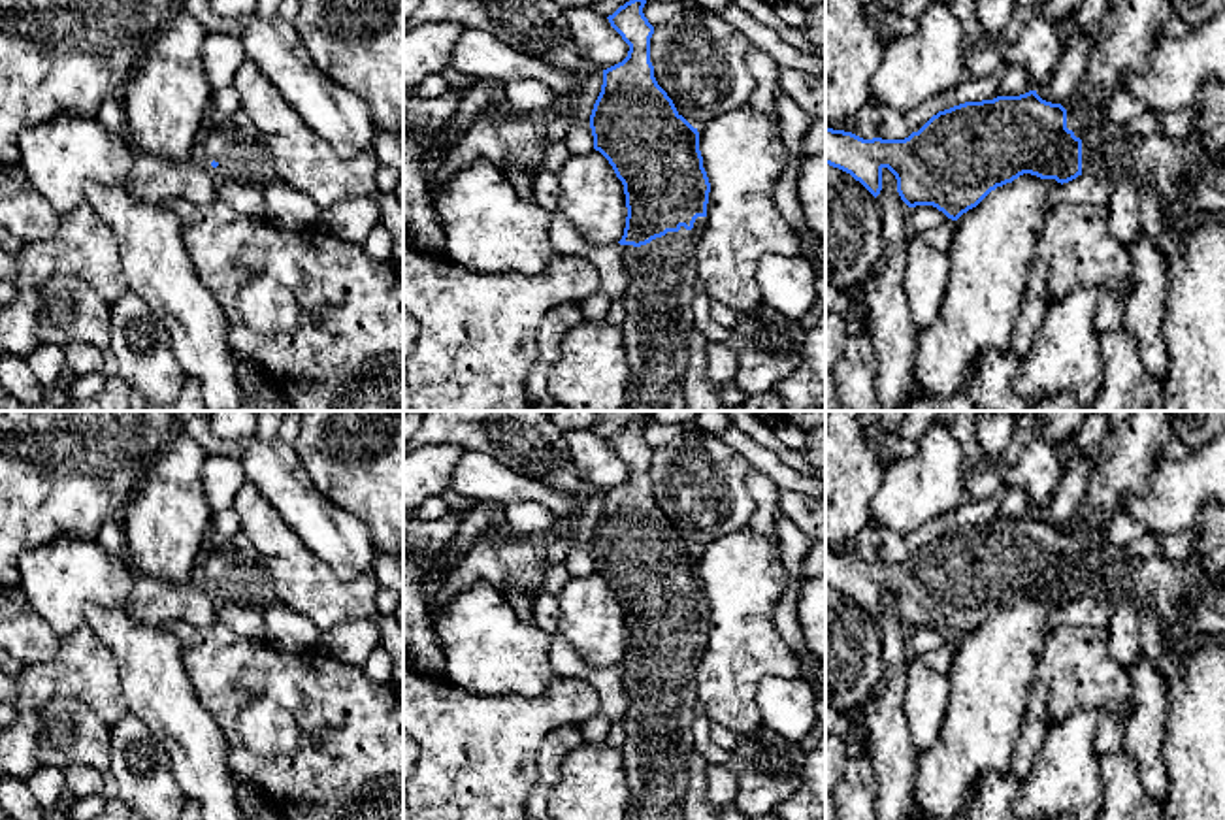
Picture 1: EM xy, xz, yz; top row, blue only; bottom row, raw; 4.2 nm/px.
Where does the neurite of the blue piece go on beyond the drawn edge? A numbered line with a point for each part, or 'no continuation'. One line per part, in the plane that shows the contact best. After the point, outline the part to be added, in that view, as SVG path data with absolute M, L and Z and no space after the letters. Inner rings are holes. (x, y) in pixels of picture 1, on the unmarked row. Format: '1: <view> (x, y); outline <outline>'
1: xz (662, 696); outline M697 639L692 652L680 648L646 667L622 667L629 699L624 714L626 741L620 746L628 773L628 807L624 820L684 820L682 801L690 779L692 722L695 716L697 667L707 639Z

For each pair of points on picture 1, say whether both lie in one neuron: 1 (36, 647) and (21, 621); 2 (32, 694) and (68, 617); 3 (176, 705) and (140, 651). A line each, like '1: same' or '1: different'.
1: same
2: different
3: same

